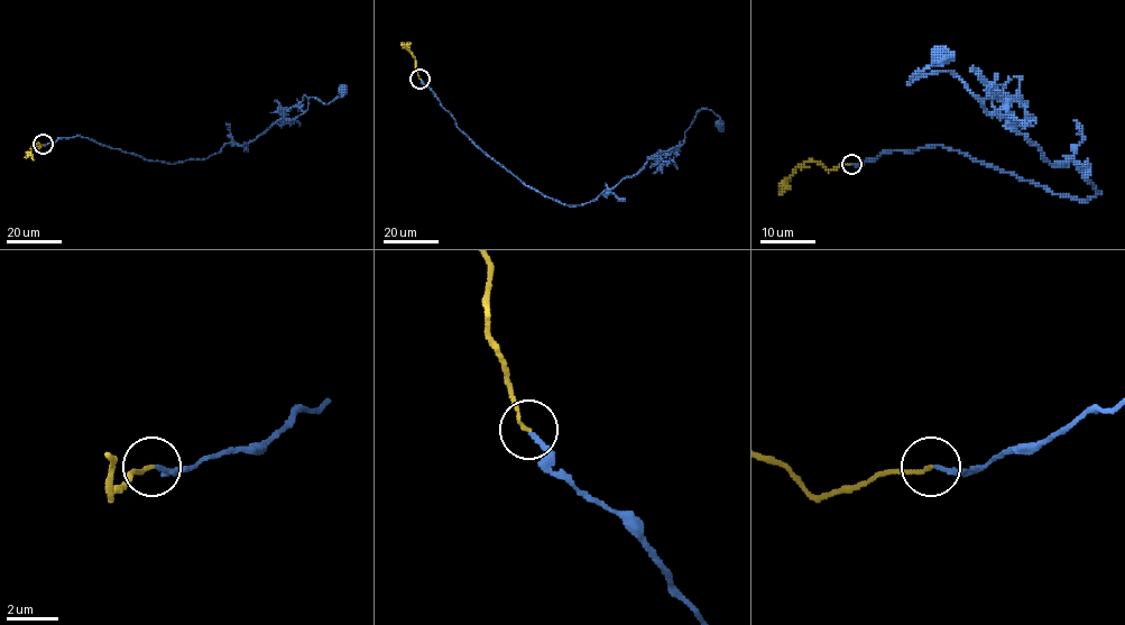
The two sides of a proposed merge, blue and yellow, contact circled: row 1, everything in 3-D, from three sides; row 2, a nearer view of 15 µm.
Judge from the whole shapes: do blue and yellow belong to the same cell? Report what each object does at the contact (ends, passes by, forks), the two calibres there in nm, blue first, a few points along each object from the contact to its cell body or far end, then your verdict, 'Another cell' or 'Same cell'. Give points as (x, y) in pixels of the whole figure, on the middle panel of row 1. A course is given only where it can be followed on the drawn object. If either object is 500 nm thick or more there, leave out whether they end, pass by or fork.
At the ring blue ends. At the ring yellow ends. Thickness 160 nm (blue) against 140 nm. Course of blue: (420, 80), (477, 146), (566, 205), (596, 200), (680, 146), (700, 109), (720, 118), (721, 131). Course of yellow: (420, 79), (414, 56), (407, 47), (411, 43). Same cell

